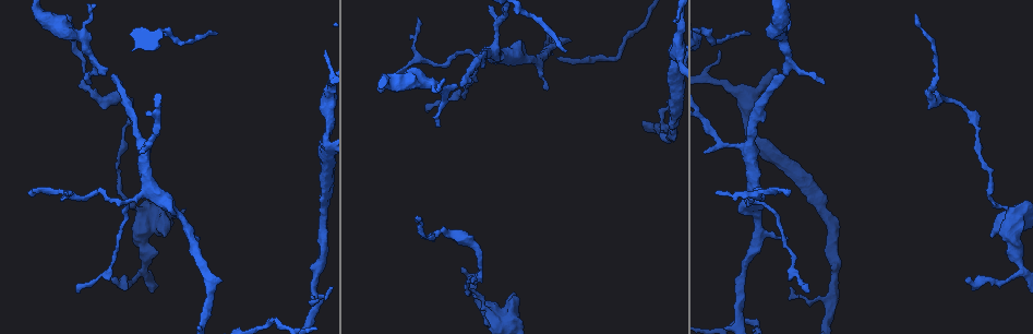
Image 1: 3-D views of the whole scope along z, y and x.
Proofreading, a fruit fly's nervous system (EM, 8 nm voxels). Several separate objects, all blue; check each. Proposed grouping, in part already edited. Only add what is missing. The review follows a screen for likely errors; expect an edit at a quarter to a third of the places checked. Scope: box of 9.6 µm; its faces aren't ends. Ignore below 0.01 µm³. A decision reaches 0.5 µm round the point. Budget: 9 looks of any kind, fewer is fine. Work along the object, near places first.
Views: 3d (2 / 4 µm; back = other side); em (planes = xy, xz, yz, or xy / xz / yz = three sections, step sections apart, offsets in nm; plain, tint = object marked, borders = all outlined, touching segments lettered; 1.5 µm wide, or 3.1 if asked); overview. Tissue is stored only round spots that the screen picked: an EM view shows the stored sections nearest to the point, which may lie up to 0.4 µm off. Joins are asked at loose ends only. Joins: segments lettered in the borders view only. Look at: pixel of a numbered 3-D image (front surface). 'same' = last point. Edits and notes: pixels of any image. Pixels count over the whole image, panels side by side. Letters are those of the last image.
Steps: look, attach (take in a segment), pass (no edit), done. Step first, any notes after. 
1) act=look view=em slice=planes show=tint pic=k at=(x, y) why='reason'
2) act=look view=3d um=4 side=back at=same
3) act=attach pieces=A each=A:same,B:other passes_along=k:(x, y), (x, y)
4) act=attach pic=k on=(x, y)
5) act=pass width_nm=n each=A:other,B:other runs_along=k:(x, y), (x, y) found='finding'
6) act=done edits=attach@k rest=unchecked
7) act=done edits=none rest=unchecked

act=look view=em slice=planes show=borders pic=1 at=(77, 289) why='free end'

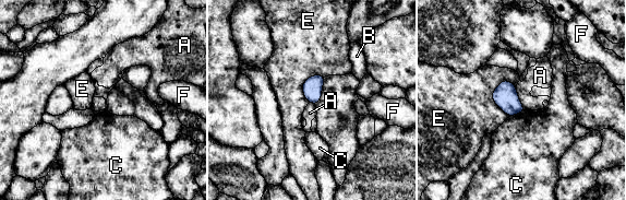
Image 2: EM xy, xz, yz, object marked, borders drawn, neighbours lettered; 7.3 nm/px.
act=pass width_nm=150 each=A:other,B:other,C:other,E:other,F:other border=2:(502, 80), (492, 100), (509, 116) found='none of them fits'

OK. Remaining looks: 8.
act=look view=em slice=xz step=4 show=plain pic=1 at=(789, 196) why='an open end'

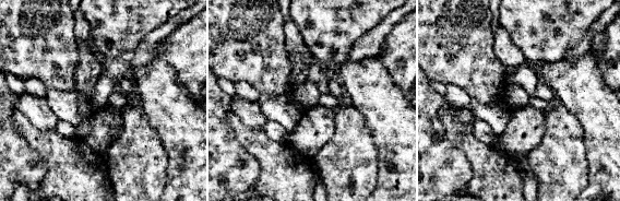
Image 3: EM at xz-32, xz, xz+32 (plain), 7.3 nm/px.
act=look view=em slice=xz step=4 show=borders at=same why='see the neighbours'

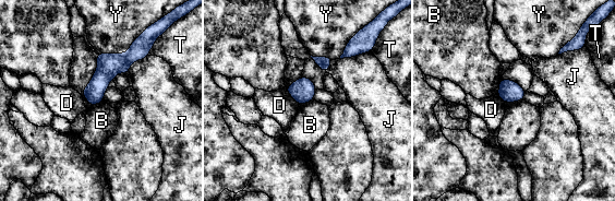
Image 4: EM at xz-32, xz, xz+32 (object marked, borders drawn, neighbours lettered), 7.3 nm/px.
act=pass each=B:other,D:other,J:other,T:other,Y:other runs_along=4:(134, 47), (98, 84), (92, 102) found='no lettered segment goes on from it'

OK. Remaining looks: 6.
act=look view=em slice=planes show=plain pic=1 at=(69, 16) why='long arm stops here'

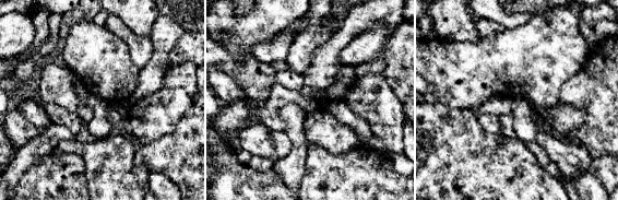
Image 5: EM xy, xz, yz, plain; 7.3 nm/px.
act=look view=em slice=planes show=borders at=same

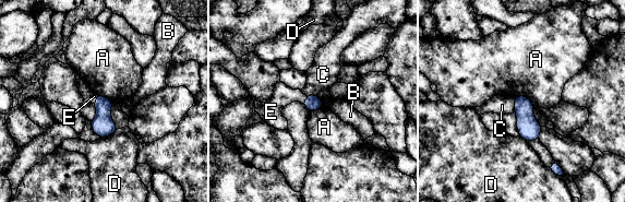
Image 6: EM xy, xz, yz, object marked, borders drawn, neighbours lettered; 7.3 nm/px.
act=attach pic=6 on=(283, 95) each=A:other,B:other,C:other,D:other,E:same passes_along=6:(312, 103), (305, 99), (283, 95) found='the cell continues'

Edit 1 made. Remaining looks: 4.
act=look view=overview

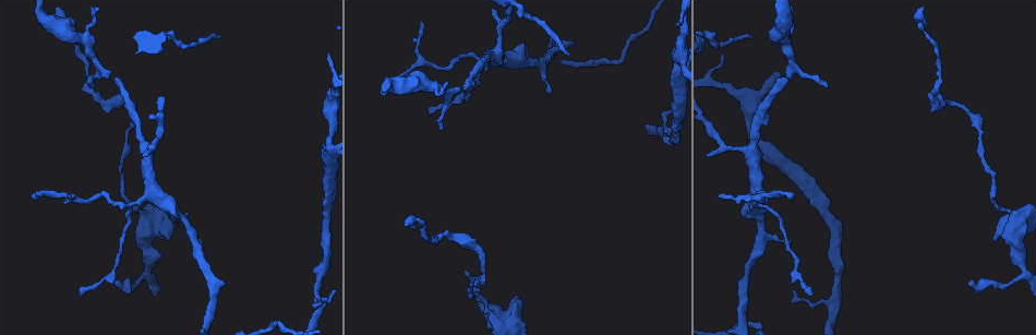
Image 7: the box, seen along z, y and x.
act=look view=em slice=planes show=borders pic=7 at=(993, 238) why='an open end'

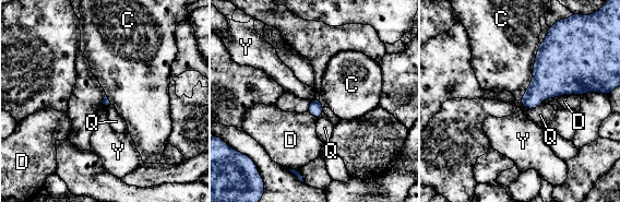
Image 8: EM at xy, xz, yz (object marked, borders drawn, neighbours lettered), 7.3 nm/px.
act=pass each=C:other,D:other,Q:other,Y:other border=8:(520, 100), (524, 107) found='none of them fits'

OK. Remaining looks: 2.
act=done edits=attach@6 rest=unchecked

